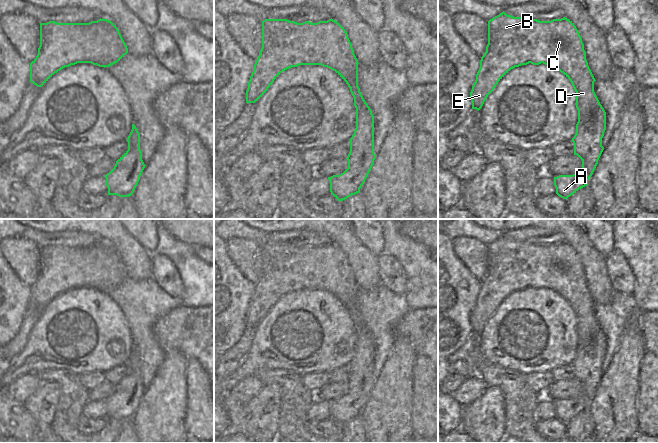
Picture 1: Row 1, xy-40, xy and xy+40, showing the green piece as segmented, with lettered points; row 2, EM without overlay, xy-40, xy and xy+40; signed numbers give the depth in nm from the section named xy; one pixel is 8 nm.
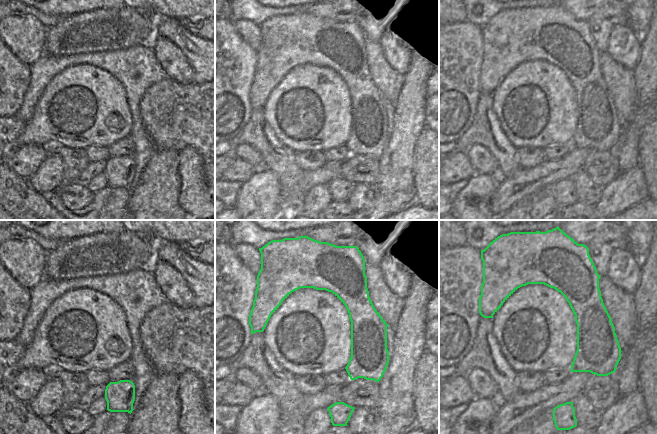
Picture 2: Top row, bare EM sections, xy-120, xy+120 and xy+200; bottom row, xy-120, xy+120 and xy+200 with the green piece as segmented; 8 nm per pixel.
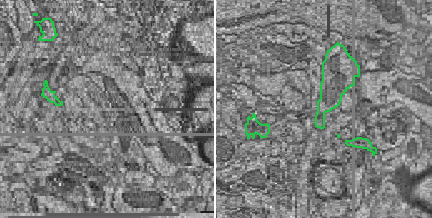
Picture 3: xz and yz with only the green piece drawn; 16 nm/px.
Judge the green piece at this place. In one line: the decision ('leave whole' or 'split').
leave whole

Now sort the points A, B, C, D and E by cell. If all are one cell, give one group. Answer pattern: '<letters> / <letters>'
A B C D E

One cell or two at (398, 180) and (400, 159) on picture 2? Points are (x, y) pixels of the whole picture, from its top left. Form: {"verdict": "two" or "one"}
{"verdict": "one"}

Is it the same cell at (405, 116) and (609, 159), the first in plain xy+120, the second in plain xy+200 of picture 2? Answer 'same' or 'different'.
different

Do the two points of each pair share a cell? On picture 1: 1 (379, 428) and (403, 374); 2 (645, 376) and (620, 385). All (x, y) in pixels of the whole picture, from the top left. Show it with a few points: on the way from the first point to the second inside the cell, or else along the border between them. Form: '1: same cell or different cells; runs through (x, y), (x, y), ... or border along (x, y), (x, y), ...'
1: same cell; runs through (387, 415), (393, 387)
2: different cells; border along (643, 356), (638, 374), (638, 397), (635, 402)

